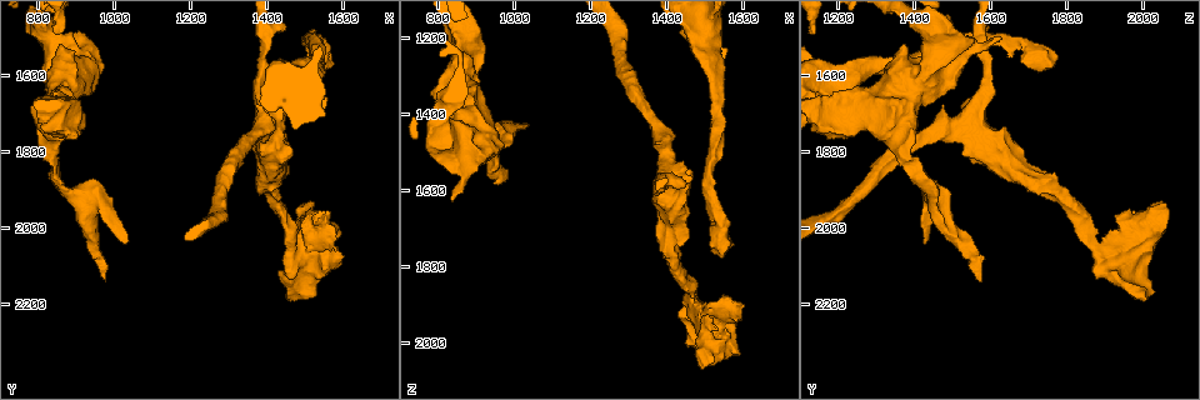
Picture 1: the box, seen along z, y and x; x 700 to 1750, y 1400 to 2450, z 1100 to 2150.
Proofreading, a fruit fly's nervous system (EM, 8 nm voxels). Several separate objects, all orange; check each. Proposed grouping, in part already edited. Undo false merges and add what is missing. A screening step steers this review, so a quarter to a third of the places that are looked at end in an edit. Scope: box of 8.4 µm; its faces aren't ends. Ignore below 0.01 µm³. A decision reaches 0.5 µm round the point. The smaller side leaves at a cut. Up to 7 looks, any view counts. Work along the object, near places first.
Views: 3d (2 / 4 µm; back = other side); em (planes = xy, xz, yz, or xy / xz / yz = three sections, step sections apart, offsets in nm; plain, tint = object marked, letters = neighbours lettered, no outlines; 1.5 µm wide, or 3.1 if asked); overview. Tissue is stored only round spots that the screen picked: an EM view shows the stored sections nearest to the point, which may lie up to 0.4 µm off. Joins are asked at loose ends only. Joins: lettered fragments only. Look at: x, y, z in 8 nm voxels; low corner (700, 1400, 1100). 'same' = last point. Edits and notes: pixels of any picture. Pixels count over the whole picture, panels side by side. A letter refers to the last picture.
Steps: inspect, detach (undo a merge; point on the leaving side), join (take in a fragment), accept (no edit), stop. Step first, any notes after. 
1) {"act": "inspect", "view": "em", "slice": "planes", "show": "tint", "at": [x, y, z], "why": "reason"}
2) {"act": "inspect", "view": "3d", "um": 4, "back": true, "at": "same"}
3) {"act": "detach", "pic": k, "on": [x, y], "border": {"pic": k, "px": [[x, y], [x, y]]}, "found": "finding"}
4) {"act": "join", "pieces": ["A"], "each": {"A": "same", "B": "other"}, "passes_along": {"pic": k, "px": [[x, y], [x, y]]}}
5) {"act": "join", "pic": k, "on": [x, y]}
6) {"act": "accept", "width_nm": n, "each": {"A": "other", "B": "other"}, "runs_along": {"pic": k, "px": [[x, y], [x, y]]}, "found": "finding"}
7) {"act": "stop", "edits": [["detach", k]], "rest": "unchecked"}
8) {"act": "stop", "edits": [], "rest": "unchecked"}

{"act": "inspect", "view": "3d", "um": 4, "back": true, "at": [810, 1470, 1440], "why": "sudden change in width"}

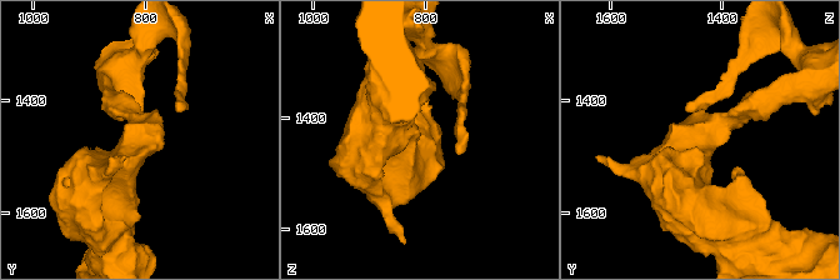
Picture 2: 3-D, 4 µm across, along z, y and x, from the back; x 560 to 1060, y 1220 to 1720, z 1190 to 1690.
{"act": "inspect", "view": "em", "slice": "planes", "show": "letters", "at": [805, 1465, 1440], "why": "now the EM"}

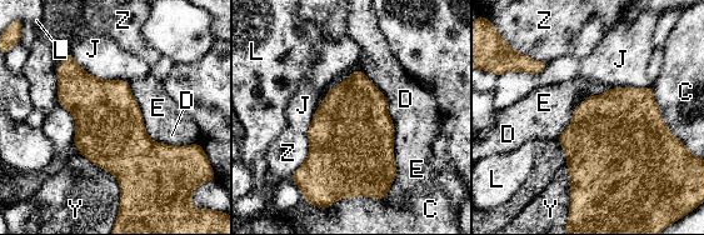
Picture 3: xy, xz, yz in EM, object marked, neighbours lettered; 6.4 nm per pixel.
{"act": "accept", "longest_contact_nm": ["J", 440], "each": {"C": "other", "D": "other", "E": "other", "J": "other", "L": "other", "Y": "other", "Z": "other"}, "found": "continuous, no second neuron"}

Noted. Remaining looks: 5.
{"act": "inspect", "view": "3d", "um": 4, "at": [1030, 2035, 1430], "why": "free end"}

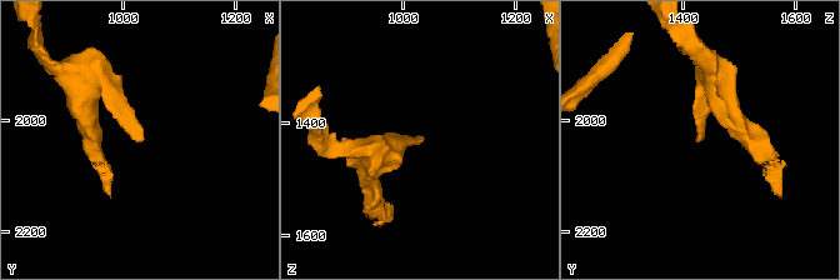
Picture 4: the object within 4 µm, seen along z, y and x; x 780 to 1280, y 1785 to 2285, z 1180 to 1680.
{"act": "inspect", "view": "em", "um": 3.1, "slice": "xz", "step": 16, "show": "letters", "at": [1035, 2040, 1425], "why": "now the EM"}

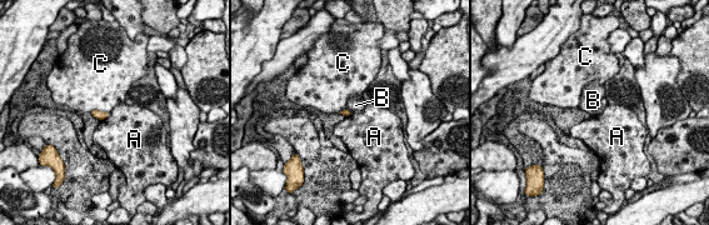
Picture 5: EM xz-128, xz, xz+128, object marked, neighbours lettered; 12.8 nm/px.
{"act": "inspect", "view": "em", "um": 3.1, "slice": "planes", "show": "letters", "at": "same"}

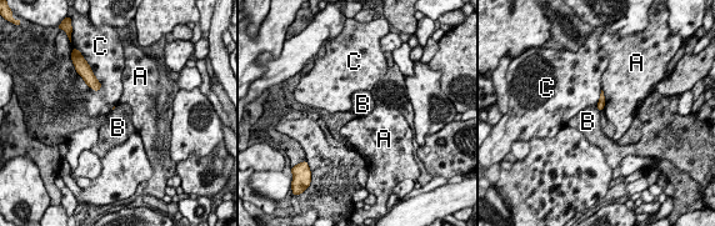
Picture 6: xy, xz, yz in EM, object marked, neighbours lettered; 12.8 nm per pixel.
{"act": "accept", "longest_contact_nm": ["A", 260], "each": {"A": "other", "B": "other", "C": "other"}, "border": {"pic": 6, "px": [[596, 106], [599, 111]]}, "found": "none of them fits"}

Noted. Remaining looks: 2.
{"act": "stop", "edits": [], "rest": "unchecked"}

